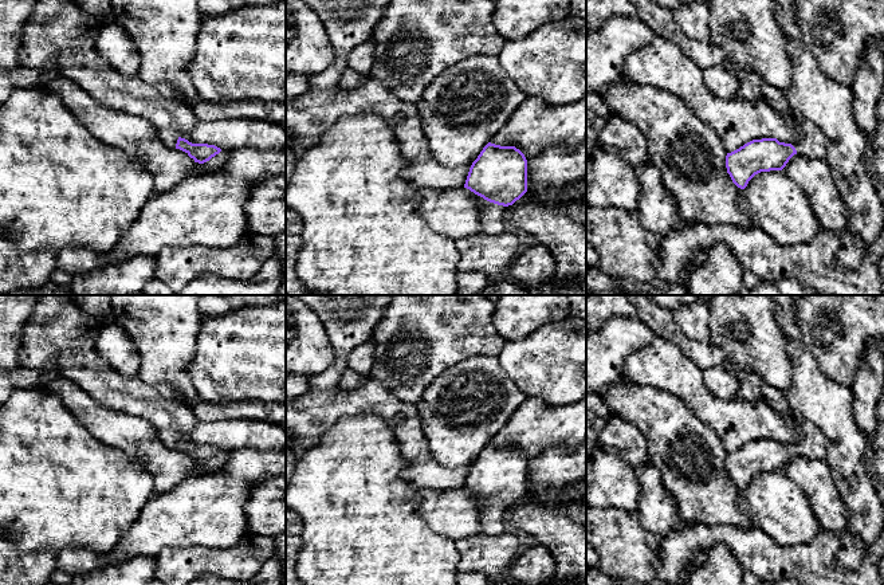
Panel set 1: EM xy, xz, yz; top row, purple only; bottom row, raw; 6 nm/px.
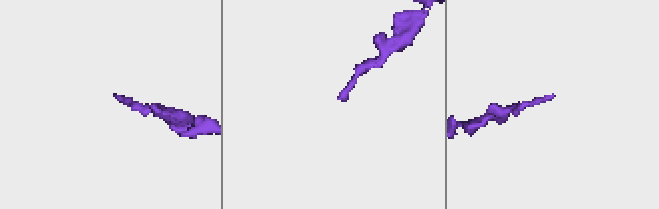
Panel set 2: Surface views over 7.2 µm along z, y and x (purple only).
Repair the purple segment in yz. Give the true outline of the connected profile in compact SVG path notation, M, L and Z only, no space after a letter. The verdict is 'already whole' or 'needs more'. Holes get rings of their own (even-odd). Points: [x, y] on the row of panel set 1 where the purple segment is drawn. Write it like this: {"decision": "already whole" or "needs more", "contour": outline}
{"decision": "needs more", "contour": "M783 115L783 119L799 134L794 145L779 142L777 138L762 138L727 153L727 173L738 188L744 189L749 181L761 172L782 170L794 154L825 158L824 136L812 121L791 115Z"}

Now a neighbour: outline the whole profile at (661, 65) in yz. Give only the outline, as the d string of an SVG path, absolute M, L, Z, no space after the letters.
M656 36L649 46L630 52L624 63L621 78L633 86L665 90L680 98L699 119L716 133L727 153L753 140L777 138L779 142L791 145L799 140L799 134L762 98L749 102L715 95L704 85L703 70L671 40Z

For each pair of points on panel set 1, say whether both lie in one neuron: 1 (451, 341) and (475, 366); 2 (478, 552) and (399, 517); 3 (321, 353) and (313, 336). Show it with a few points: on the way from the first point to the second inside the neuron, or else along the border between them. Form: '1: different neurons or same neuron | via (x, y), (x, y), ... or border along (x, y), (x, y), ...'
1: different neurons | border along (496, 356), (468, 356), (439, 373)
2: different neurons | border along (454, 541), (459, 553), (456, 570)
3: same neuron | via (317, 349), (313, 345), (313, 340)

